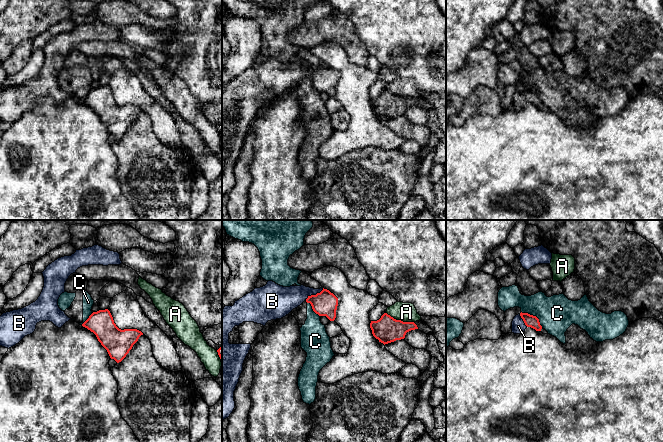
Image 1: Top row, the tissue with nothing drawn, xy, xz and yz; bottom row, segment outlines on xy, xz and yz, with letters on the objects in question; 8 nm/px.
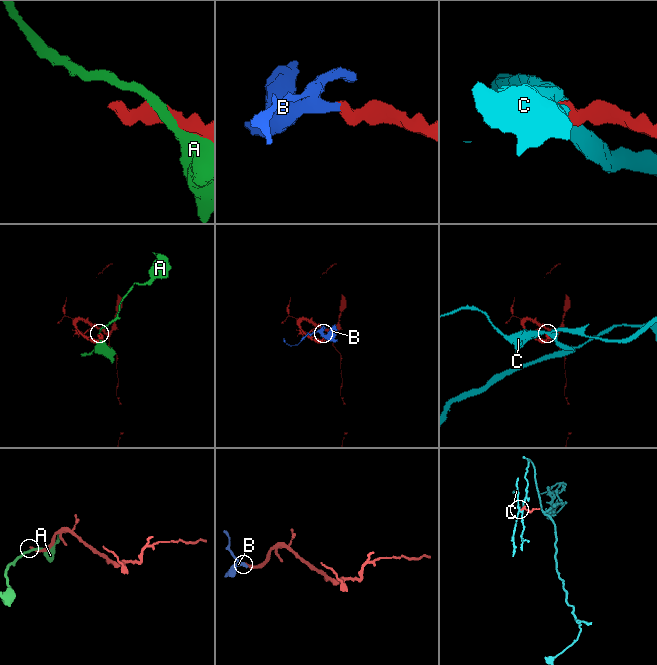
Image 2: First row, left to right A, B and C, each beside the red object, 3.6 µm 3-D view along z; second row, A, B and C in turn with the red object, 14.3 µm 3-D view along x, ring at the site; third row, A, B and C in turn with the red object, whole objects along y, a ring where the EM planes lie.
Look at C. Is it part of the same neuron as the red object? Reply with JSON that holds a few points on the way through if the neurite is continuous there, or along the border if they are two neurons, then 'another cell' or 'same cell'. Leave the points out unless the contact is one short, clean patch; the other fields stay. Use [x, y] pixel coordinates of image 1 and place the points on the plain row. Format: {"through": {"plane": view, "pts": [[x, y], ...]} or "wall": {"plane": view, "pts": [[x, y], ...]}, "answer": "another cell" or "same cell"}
{"wall": {"plane": "yz", "pts": [[521, 87], [534, 91], [542, 103]]}, "answer": "another cell"}

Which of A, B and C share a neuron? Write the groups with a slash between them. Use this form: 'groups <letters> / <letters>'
groups A / B / C

